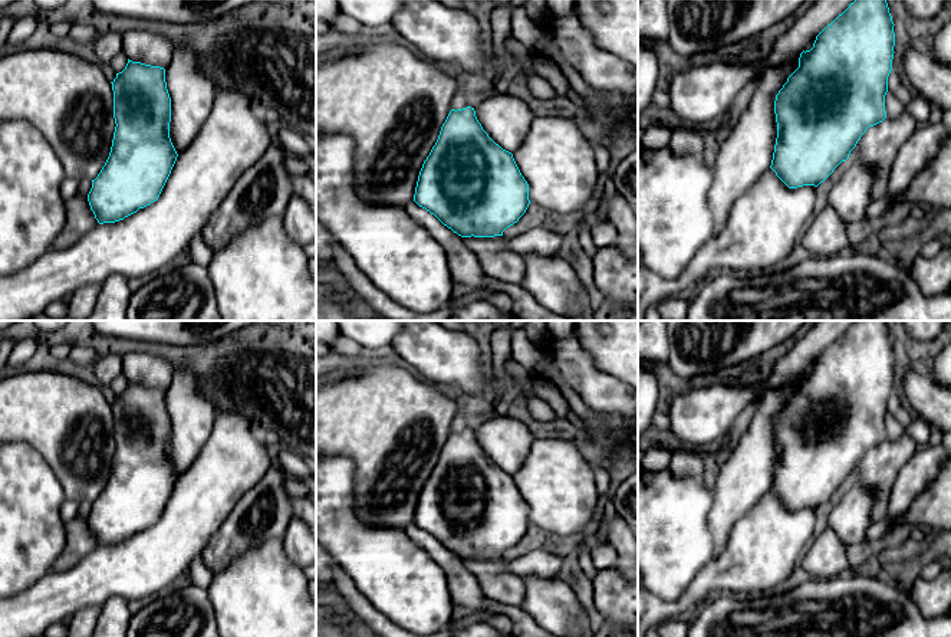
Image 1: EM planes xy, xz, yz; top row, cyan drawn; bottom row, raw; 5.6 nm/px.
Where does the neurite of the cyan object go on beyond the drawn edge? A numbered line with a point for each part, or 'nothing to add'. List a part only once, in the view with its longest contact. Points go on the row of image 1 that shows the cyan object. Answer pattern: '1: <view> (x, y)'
1: yz (747, 151)

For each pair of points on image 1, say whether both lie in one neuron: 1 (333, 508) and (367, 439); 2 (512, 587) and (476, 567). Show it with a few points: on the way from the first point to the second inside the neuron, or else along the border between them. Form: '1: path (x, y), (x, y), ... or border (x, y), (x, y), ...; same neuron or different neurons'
1: border (331, 455), (342, 455), (354, 463), (354, 499); different neurons
2: path (503, 587), (484, 570); same neuron

